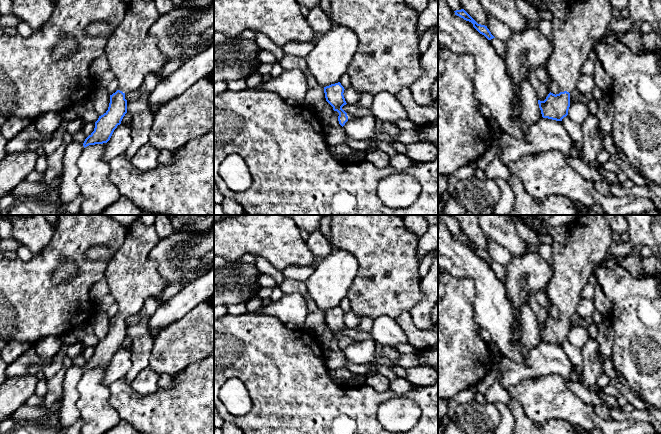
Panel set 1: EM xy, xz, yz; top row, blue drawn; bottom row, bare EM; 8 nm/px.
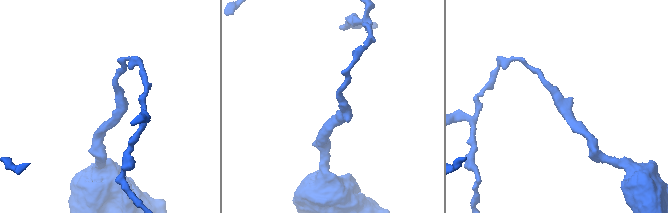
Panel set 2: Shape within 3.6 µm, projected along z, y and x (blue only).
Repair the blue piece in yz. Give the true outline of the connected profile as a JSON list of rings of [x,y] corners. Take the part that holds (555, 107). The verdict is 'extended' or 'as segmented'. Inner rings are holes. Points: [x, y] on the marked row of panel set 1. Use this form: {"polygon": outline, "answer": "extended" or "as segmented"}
{"polygon": [[[569,0],[566,20],[553,18],[553,53],[546,66],[550,78],[559,86],[559,94],[549,93],[544,101],[538,100],[543,118],[562,121],[568,115],[570,93],[576,89],[580,71],[588,60],[596,42],[609,30],[613,9],[609,0]]], "answer": "extended"}

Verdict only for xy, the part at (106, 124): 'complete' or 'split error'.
split error

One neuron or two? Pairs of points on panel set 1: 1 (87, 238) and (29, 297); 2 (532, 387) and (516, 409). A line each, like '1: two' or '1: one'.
1: one
2: two

